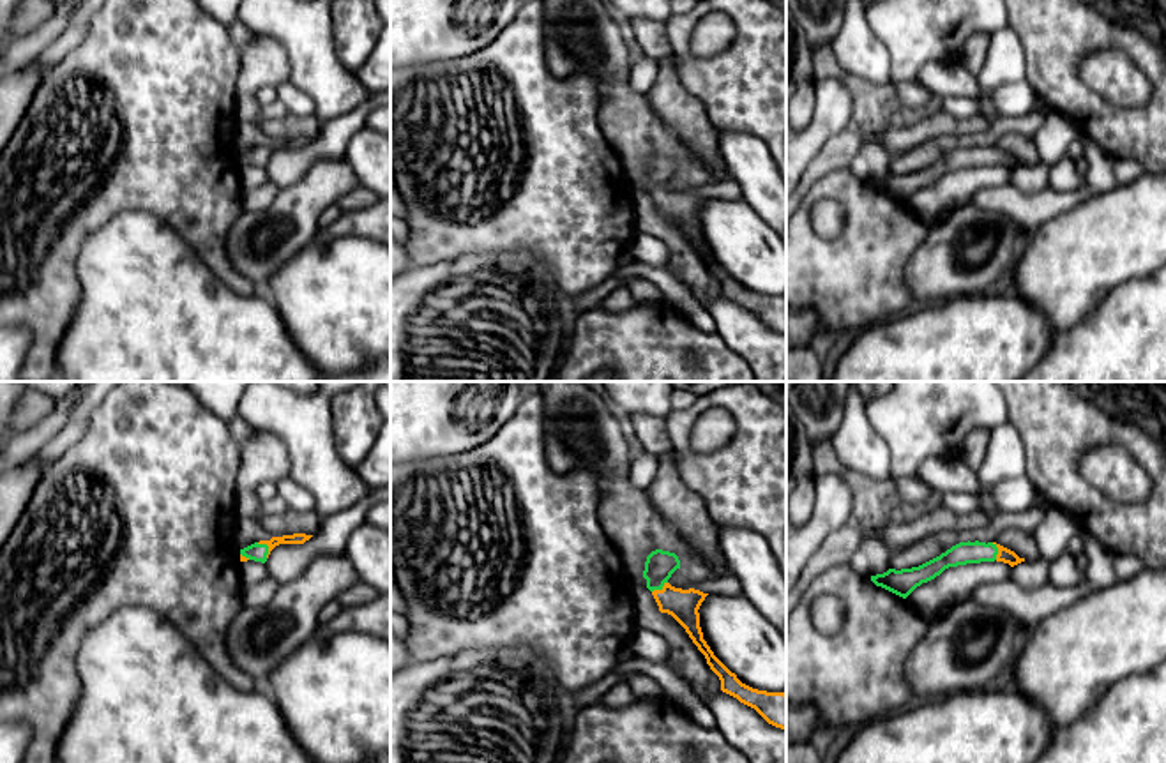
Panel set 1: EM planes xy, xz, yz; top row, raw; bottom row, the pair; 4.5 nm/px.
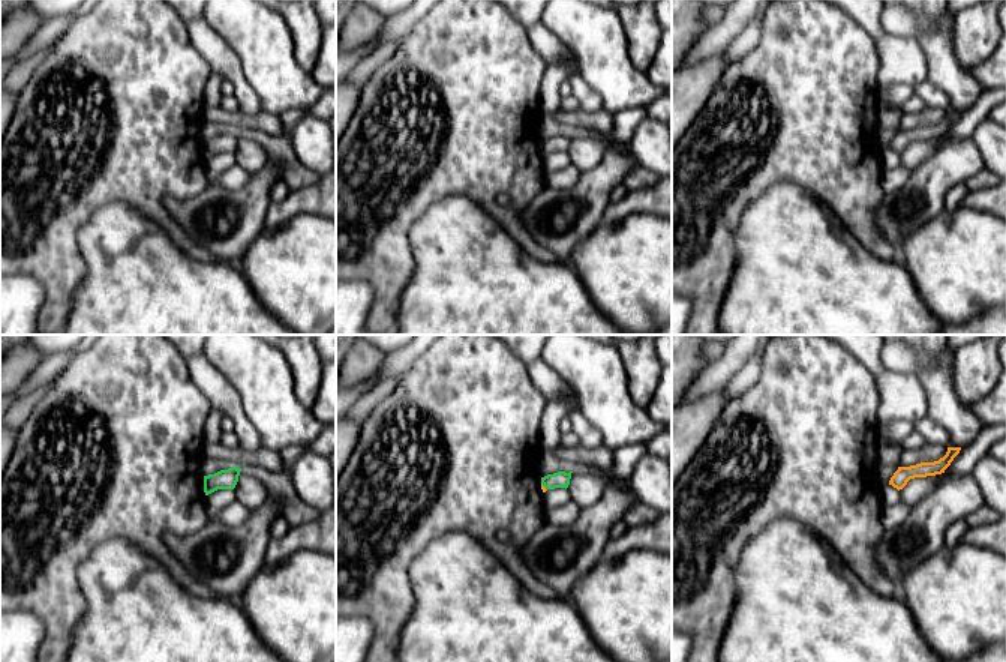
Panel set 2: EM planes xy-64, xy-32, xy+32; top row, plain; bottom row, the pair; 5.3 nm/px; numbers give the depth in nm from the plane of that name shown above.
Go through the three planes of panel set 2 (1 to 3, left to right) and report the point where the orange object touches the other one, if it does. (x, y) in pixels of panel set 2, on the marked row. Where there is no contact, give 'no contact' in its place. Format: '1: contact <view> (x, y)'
1: no contact
2: contact xy-32 (543, 485)
3: no contact

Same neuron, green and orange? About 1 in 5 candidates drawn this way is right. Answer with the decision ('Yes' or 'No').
Yes

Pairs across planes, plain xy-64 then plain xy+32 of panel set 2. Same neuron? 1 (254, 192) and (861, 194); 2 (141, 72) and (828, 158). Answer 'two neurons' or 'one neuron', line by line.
1: two neurons
2: one neuron

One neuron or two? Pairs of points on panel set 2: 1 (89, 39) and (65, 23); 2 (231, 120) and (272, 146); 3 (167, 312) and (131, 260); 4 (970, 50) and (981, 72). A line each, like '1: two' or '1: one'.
1: two
2: two
3: one
4: two

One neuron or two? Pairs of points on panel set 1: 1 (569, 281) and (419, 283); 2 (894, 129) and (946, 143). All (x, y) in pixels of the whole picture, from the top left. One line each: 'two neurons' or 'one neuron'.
1: two neurons
2: two neurons

